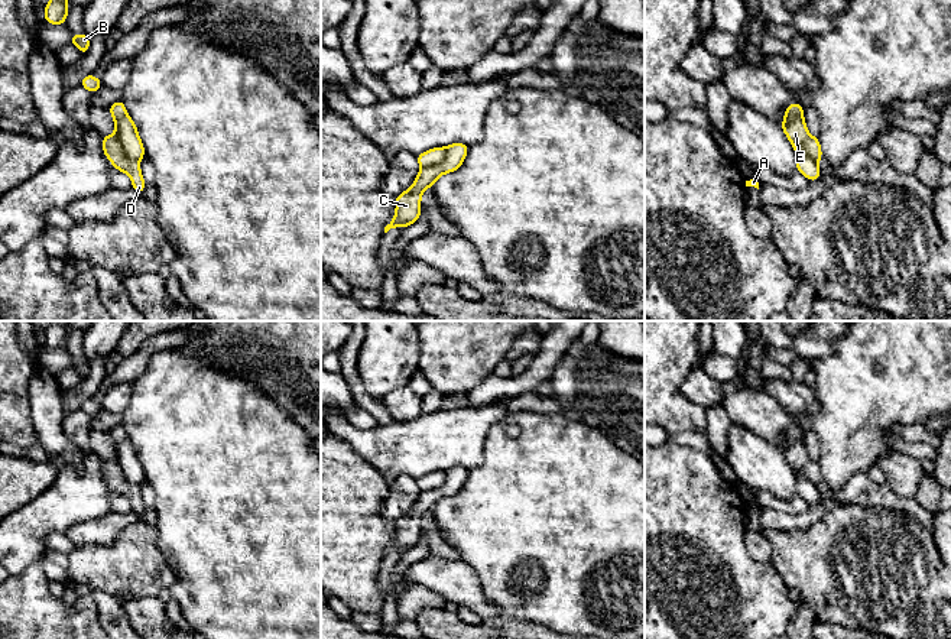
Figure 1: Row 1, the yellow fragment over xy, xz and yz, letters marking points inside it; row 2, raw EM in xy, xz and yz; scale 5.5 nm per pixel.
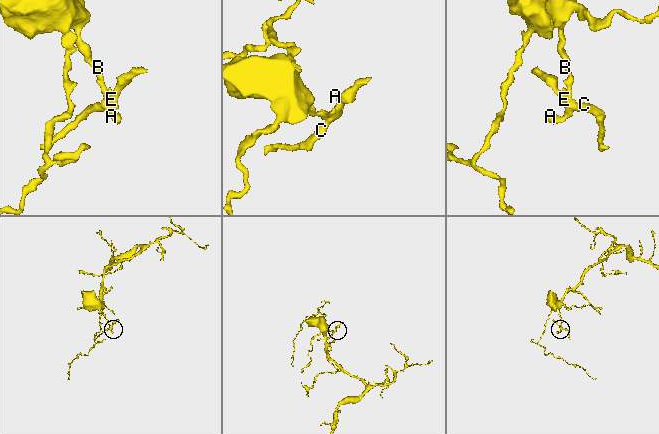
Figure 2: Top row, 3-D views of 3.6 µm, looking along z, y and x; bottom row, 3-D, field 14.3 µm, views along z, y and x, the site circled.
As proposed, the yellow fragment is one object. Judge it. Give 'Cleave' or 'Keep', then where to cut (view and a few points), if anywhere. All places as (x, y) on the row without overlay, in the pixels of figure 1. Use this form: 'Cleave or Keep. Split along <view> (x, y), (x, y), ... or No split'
Cleave. Split along xz (445, 472), (445, 480), (440, 486), (421, 492)

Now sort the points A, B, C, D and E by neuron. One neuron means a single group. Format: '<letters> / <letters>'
A B D / C E

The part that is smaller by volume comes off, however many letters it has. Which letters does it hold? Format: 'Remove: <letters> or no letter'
Remove: C, E

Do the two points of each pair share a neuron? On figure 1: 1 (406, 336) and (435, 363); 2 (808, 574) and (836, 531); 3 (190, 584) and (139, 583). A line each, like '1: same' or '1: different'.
1: different
2: same
3: different

